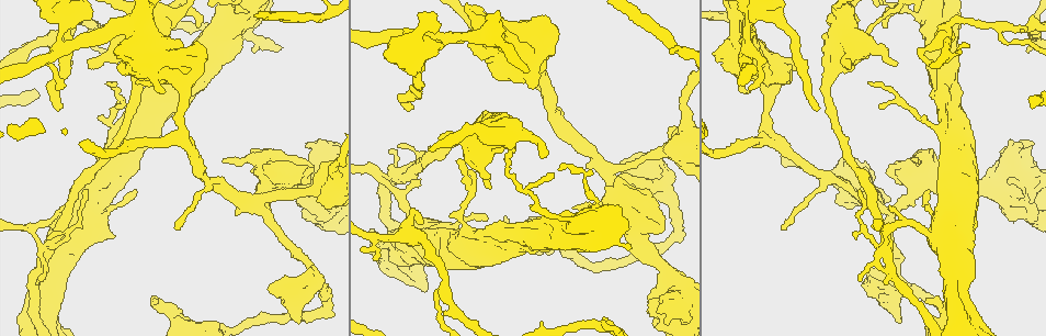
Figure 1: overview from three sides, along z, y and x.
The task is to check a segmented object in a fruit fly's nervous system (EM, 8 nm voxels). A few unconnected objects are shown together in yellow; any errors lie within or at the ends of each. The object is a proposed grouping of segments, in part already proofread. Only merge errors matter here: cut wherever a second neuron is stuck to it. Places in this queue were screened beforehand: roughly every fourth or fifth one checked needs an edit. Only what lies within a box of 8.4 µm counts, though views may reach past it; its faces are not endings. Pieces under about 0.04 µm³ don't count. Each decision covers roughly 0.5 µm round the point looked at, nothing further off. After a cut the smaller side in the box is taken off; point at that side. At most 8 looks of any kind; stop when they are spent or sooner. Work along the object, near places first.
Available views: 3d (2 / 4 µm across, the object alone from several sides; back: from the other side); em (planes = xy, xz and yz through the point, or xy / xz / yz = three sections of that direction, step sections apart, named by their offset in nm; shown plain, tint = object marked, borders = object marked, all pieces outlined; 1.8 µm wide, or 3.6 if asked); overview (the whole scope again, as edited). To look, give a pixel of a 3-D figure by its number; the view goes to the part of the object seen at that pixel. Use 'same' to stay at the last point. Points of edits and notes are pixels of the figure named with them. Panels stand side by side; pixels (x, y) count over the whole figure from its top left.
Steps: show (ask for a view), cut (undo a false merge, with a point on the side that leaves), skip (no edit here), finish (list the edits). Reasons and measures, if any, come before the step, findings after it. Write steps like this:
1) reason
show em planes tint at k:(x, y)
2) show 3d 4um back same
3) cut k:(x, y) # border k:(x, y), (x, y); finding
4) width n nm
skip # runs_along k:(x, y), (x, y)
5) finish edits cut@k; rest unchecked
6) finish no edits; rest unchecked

looks like a crossing
show 3d 4um at 1:(176, 76)

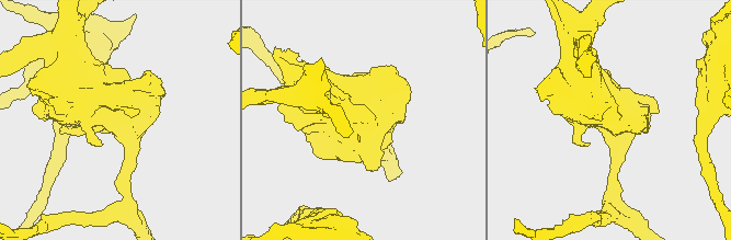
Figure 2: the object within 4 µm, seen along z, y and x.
show em 3.6um xz step 8 tint at 2:(123, 122)

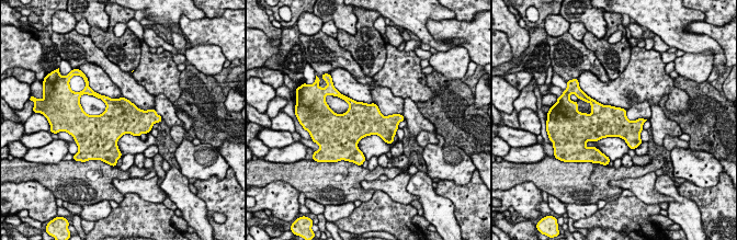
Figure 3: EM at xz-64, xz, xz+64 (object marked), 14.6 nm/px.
another direction
show em 3.6um planes borders same

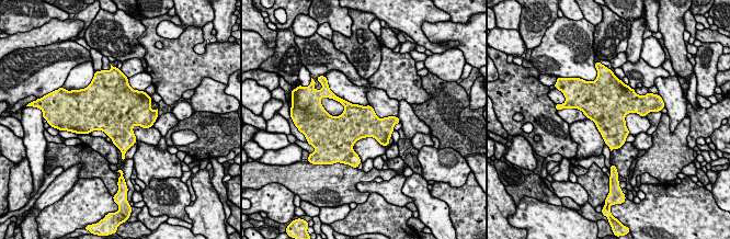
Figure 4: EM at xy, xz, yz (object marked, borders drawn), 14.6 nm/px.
width 500 nm
skip # one neuron here

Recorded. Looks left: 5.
calibre changes
show em planes tint at 1:(666, 185)

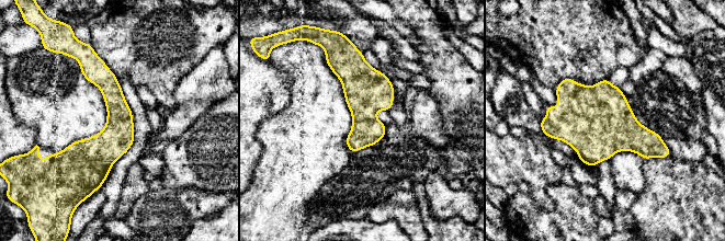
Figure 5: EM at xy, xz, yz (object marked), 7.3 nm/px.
width 240 nm
skip # runs_along 5:(93, 58), (114, 99), (99, 182); continuous, no second neuron

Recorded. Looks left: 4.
calibre changes
show 3d 4um at 1:(1019, 191)

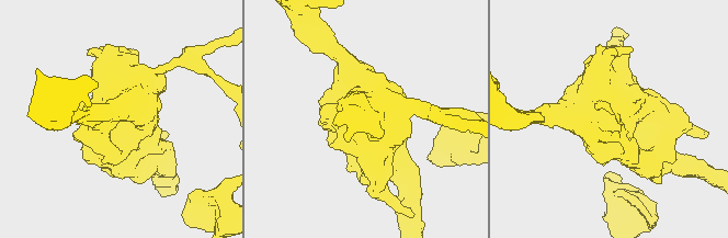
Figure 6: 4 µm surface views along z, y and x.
need the tissue
show em 3.6um planes tint at 6:(614, 117)

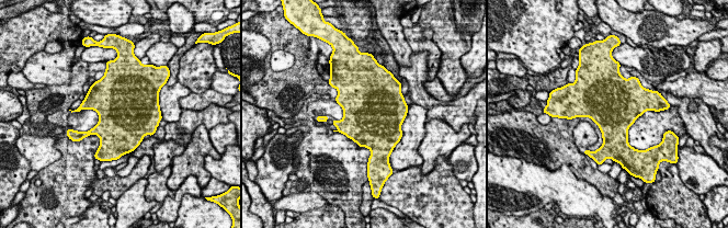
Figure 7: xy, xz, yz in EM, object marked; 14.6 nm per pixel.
width 750 nm
skip # one neuron here

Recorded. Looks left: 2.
finish no edits; rest unchecked

